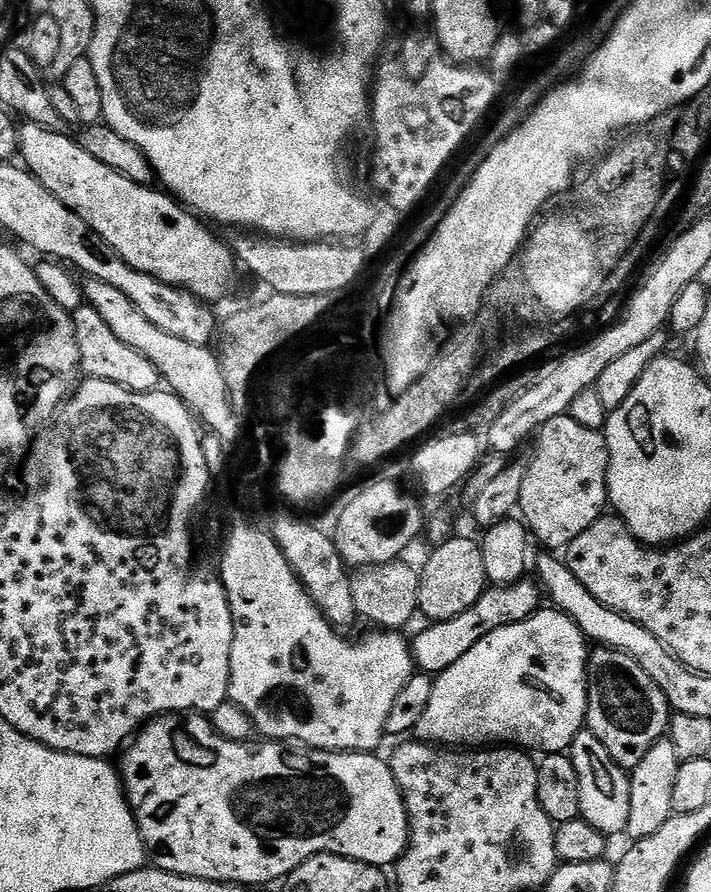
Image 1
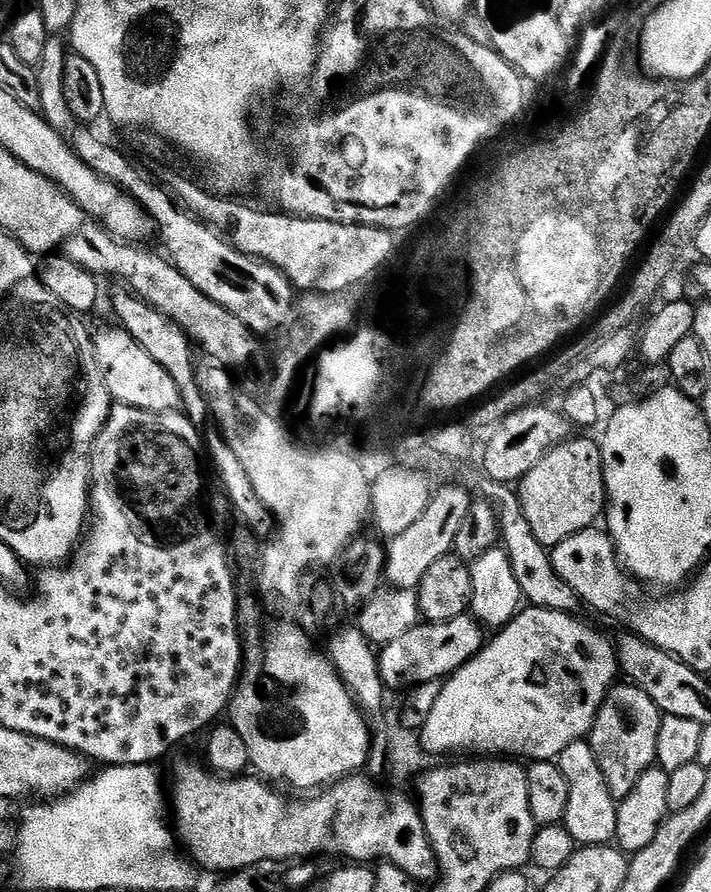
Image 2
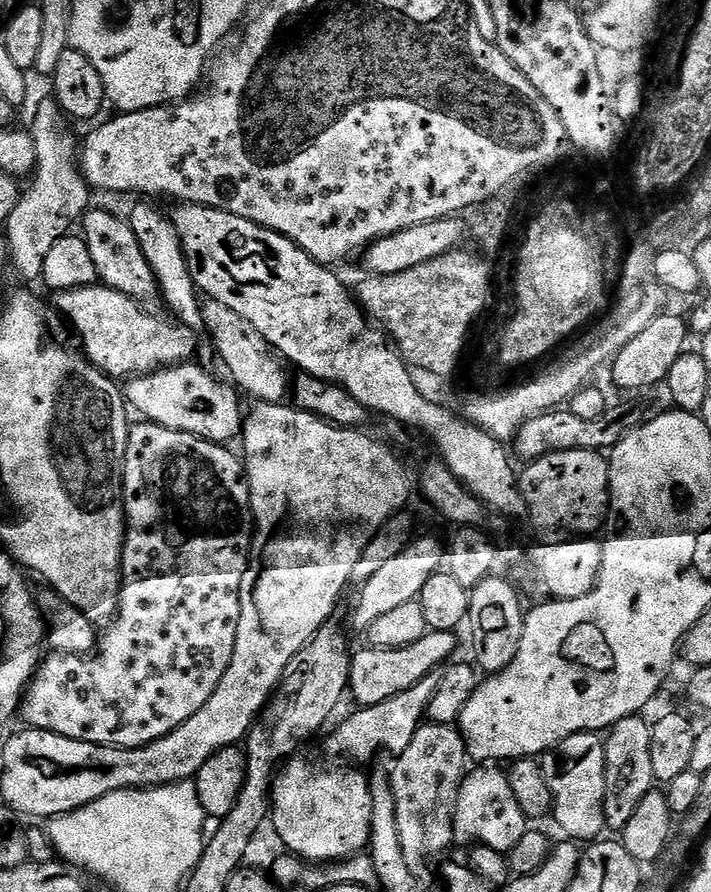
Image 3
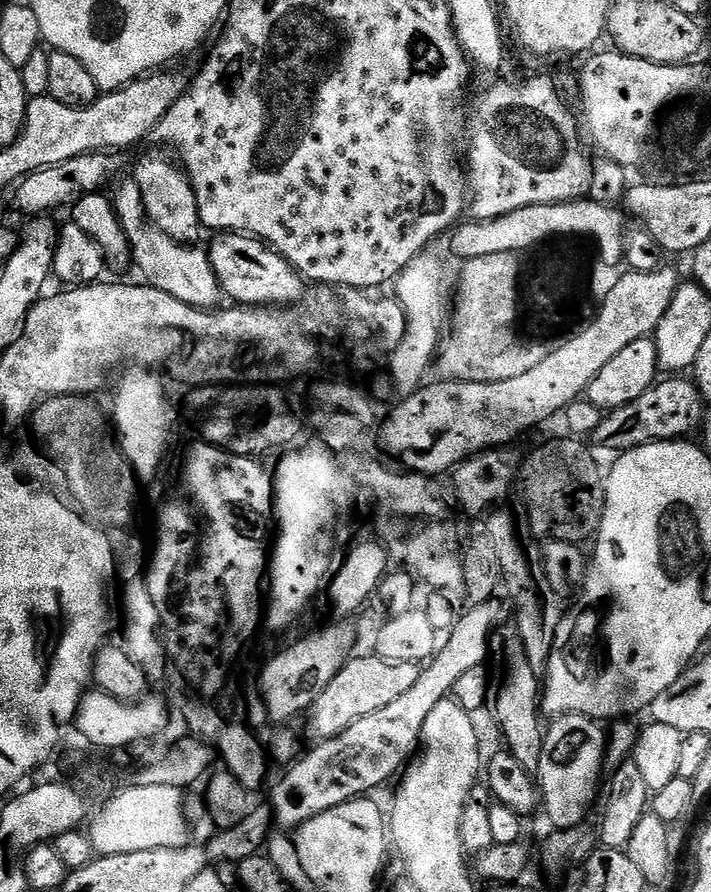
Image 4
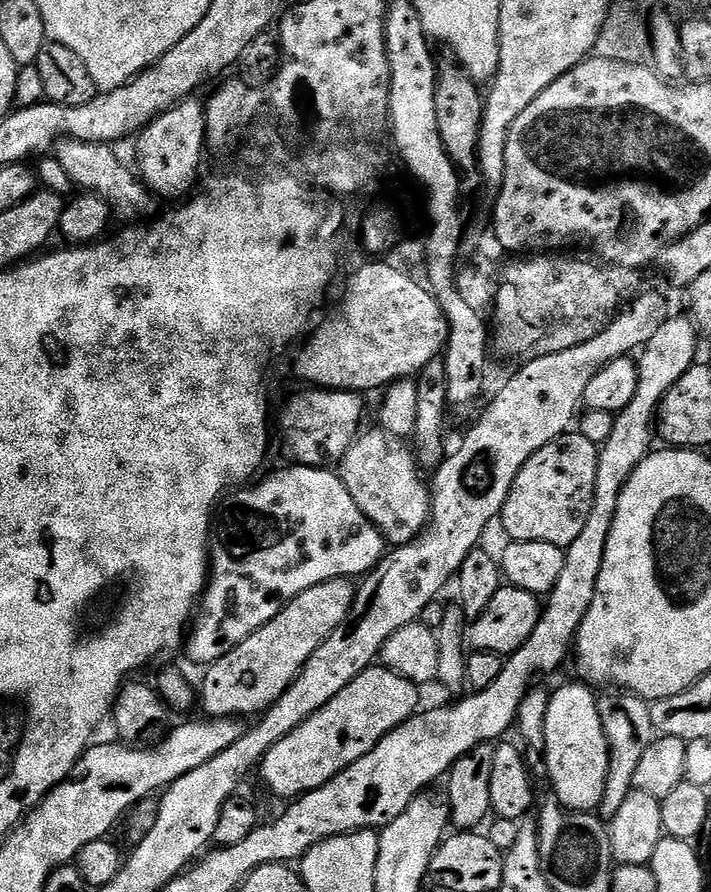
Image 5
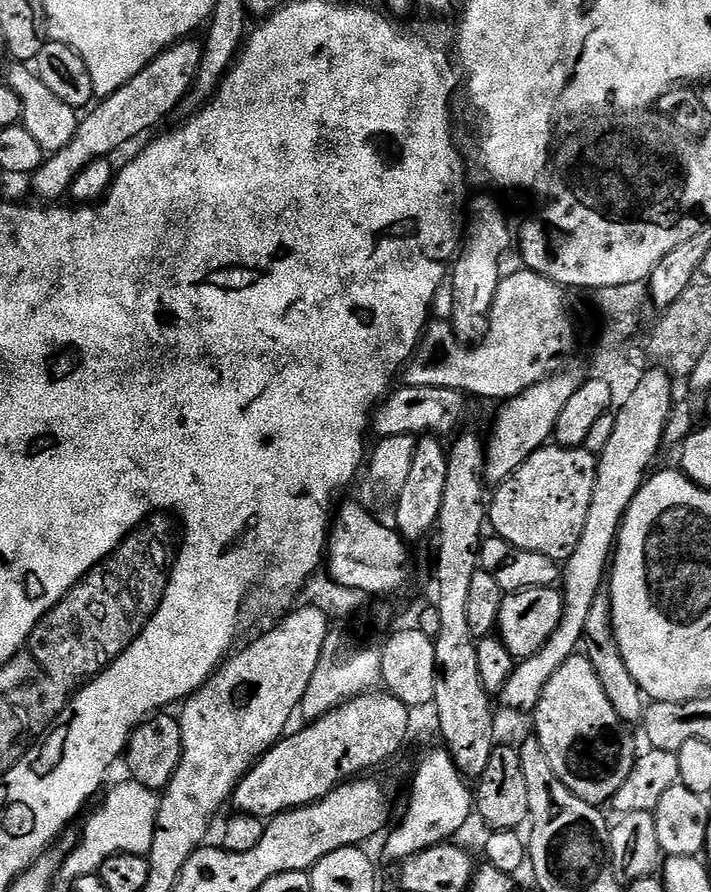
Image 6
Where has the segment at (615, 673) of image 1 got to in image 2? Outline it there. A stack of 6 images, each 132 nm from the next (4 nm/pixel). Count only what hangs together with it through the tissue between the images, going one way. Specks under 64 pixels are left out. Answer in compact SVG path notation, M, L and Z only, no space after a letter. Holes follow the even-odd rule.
M620 682L613 686L608 691L604 705L598 710L596 720L592 723L590 743L594 758L598 758L598 766L616 801L625 800L630 790L638 786L638 778L642 778L642 774L656 764L661 715L654 698L631 682Z

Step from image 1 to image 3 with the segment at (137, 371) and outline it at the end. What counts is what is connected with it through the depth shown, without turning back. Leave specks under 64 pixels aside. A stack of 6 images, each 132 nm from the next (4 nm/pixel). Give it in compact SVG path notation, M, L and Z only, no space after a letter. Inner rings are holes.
M185 362L146 376L131 377L128 388L126 384L126 400L131 411L141 412L147 423L227 445L232 442L228 440L241 435L246 412L243 407L240 409L241 393L231 383L225 383L215 380L199 363Z

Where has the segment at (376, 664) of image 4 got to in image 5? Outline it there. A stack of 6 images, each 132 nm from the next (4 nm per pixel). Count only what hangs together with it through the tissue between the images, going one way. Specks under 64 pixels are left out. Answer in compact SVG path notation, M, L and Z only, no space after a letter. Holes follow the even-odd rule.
M373 666L358 674L342 694L330 698L326 706L322 706L306 722L302 722L286 738L282 738L265 754L258 765L258 773L264 779L264 784L276 796L288 796L287 798L299 798L306 792L312 792L315 788L321 788L330 778L334 778L342 770L346 770L358 758L365 756L384 737L387 732L392 732L402 722L406 722L415 716L420 704L421 689L410 681L391 672L383 666Z

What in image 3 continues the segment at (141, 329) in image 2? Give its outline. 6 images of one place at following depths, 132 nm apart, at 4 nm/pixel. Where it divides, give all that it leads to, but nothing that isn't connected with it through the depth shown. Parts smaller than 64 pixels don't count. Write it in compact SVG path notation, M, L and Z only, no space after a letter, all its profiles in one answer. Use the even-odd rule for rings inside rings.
M92 206L84 213L83 224L82 235L86 246L90 246L90 258L94 262L97 281L106 288L118 290L138 304L152 306L152 303L157 303L161 299L160 288L129 221L123 215L115 216L104 208Z

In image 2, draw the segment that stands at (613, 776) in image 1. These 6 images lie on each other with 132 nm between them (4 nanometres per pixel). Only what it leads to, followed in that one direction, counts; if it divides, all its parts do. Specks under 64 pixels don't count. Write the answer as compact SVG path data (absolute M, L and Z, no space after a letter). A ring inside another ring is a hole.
M587 739L575 740L558 757L562 774L566 774L566 782L570 782L570 806L566 806L564 827L575 838L580 846L608 846L615 841L618 814L618 801L612 797L606 778L598 766L598 758L594 758L594 750Z

